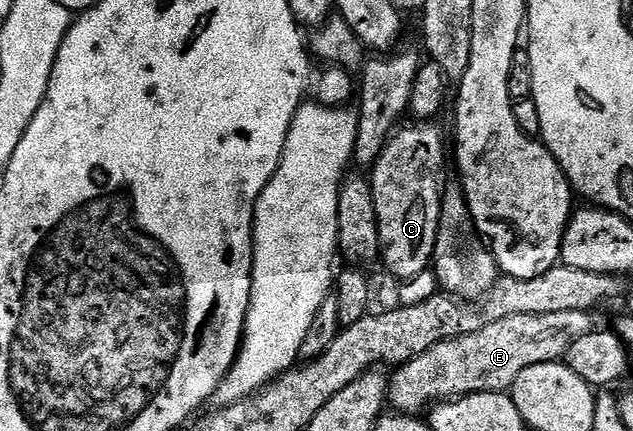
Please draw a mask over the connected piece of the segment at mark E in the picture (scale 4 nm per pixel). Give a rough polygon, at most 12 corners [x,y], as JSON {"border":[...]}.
{"border":[[577,311],[515,315],[398,365],[387,401],[417,415],[508,392],[593,331]]}

